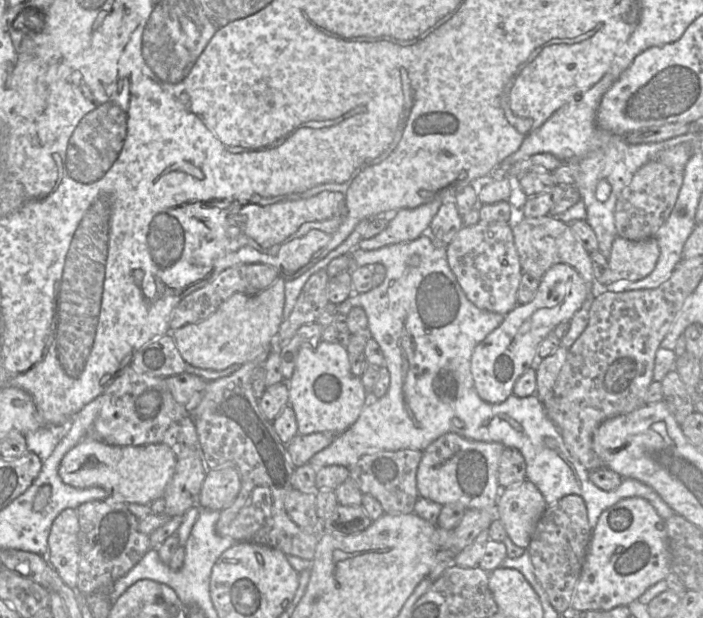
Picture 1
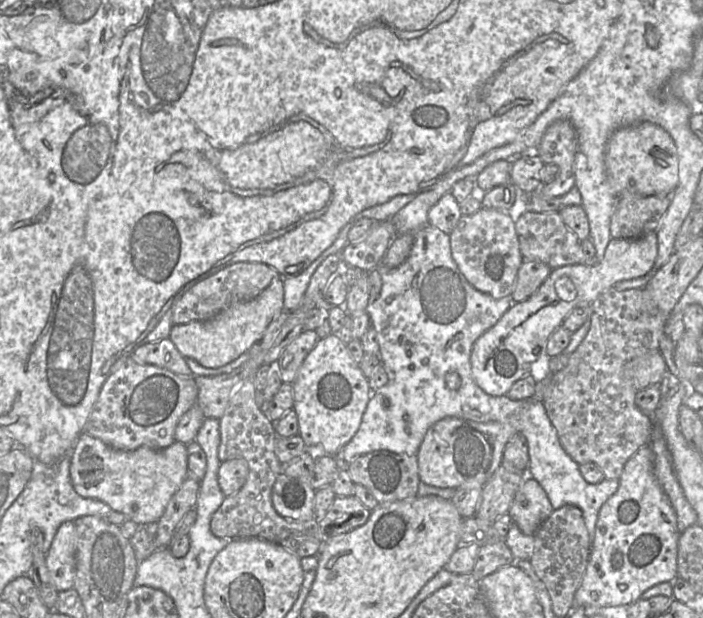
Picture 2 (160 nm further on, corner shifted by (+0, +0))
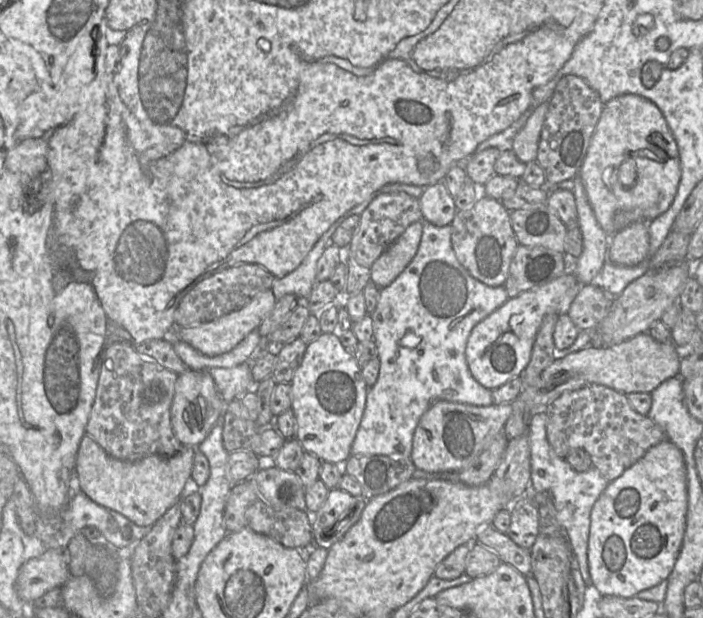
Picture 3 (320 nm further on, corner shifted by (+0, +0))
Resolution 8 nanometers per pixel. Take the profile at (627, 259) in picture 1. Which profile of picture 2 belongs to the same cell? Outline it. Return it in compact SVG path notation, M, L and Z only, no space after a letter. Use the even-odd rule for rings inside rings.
M649 232L639 238L611 238L601 261L594 265L572 264L552 269L539 288L527 299L514 302L500 319L485 331L473 344L470 363L477 385L488 395L507 395L512 385L521 377L530 374L532 364L540 354L546 354L546 345L553 331L578 304L592 304L599 294L622 281L647 274L654 265L658 252L656 232Z

